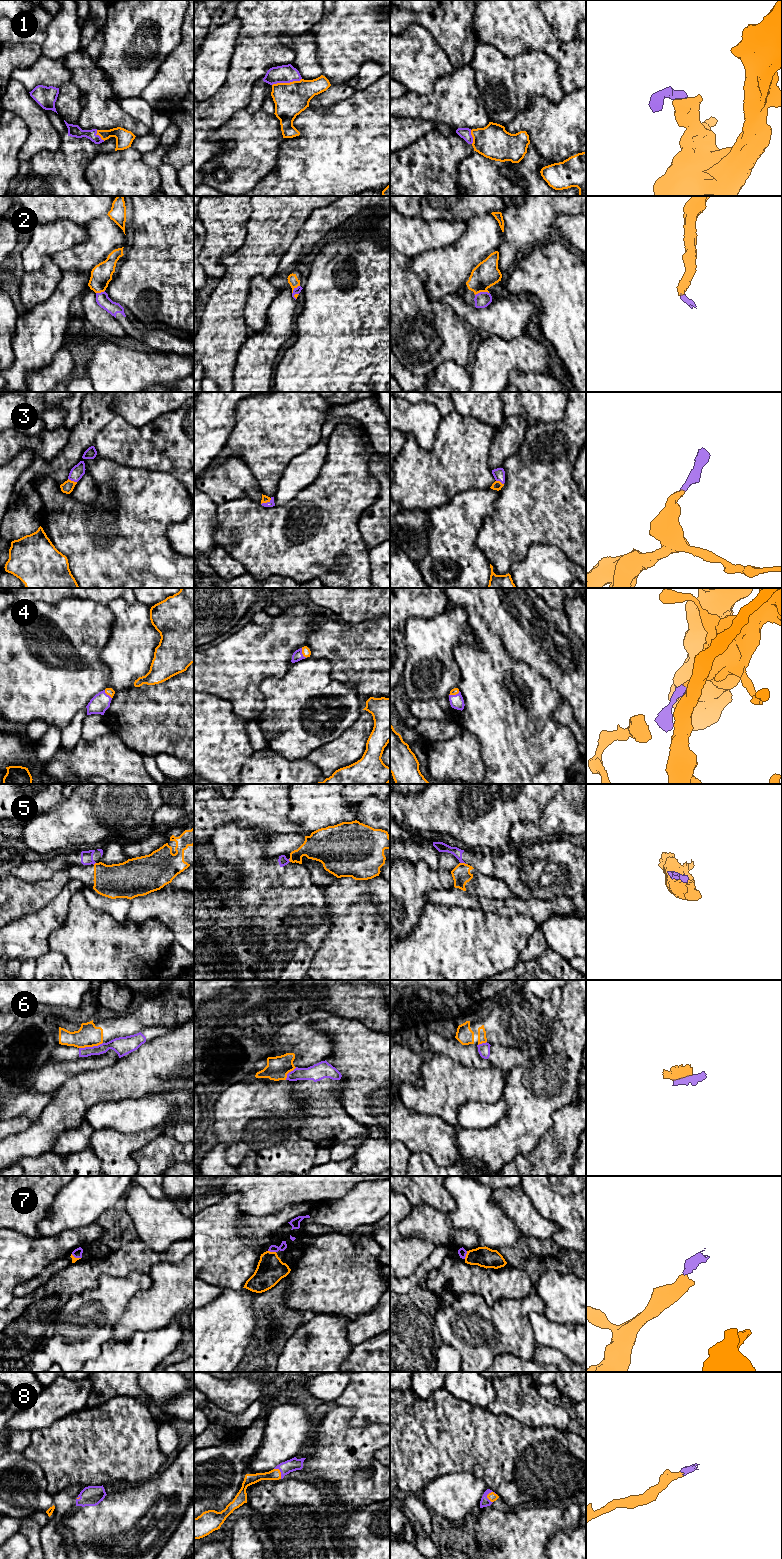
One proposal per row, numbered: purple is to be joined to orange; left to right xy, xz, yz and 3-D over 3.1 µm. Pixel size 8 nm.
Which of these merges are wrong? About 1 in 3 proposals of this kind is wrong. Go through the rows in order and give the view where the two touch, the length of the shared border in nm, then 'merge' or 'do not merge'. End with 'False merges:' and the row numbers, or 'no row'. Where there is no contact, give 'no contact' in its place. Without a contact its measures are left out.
1: contact in xz; length 240 nm; merge
2: contact in yz; length 110 nm; merge
3: contact in xz; length 100 nm; merge
4: contact in xz; length 90 nm; merge
5: contact in yz; length 50 nm; do not merge
6: contact in xy; length 200 nm; do not merge
7: contact in xz; length 70 nm; merge
8: contact in yz; length 100 nm; merge
False merges: 5, 6

